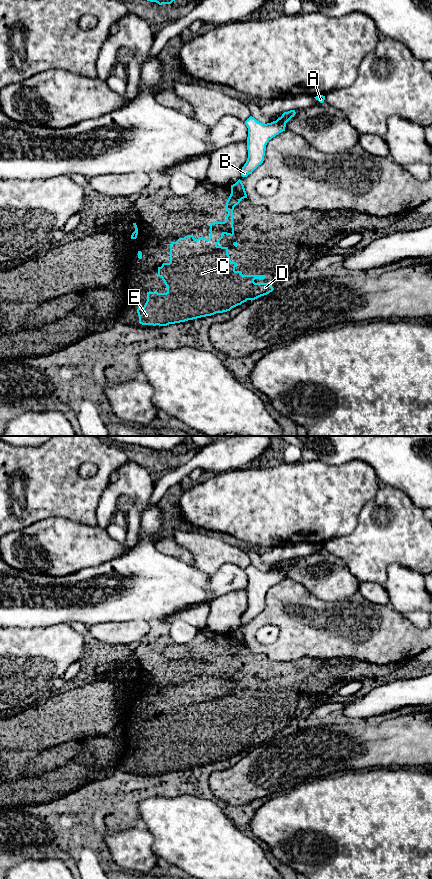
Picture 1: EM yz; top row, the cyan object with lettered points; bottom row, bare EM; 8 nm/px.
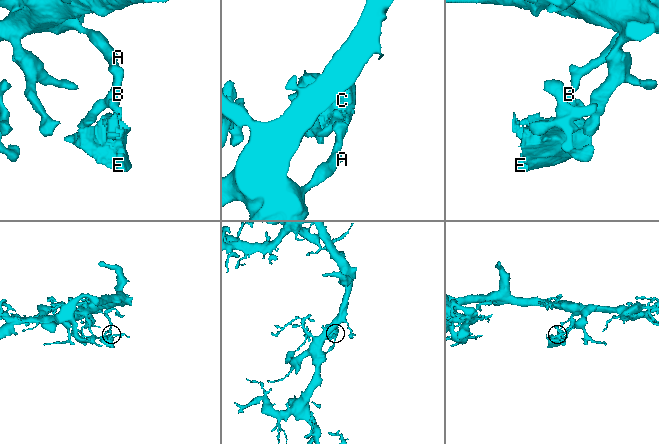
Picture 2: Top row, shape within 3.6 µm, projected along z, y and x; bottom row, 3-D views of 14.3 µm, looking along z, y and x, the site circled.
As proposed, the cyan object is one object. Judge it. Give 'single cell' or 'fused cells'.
fused cells

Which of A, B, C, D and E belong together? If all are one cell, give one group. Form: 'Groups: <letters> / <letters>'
Groups: A B / C D E

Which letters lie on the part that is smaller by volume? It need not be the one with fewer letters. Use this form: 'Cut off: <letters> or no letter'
Cut off: C, D, E

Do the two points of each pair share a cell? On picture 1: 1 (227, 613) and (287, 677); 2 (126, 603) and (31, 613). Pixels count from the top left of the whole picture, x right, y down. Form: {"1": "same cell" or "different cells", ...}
{"1": "different cells", "2": "same cell"}

